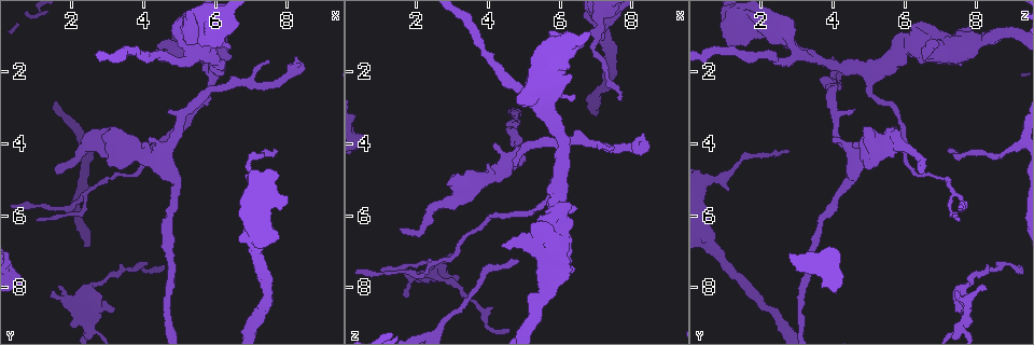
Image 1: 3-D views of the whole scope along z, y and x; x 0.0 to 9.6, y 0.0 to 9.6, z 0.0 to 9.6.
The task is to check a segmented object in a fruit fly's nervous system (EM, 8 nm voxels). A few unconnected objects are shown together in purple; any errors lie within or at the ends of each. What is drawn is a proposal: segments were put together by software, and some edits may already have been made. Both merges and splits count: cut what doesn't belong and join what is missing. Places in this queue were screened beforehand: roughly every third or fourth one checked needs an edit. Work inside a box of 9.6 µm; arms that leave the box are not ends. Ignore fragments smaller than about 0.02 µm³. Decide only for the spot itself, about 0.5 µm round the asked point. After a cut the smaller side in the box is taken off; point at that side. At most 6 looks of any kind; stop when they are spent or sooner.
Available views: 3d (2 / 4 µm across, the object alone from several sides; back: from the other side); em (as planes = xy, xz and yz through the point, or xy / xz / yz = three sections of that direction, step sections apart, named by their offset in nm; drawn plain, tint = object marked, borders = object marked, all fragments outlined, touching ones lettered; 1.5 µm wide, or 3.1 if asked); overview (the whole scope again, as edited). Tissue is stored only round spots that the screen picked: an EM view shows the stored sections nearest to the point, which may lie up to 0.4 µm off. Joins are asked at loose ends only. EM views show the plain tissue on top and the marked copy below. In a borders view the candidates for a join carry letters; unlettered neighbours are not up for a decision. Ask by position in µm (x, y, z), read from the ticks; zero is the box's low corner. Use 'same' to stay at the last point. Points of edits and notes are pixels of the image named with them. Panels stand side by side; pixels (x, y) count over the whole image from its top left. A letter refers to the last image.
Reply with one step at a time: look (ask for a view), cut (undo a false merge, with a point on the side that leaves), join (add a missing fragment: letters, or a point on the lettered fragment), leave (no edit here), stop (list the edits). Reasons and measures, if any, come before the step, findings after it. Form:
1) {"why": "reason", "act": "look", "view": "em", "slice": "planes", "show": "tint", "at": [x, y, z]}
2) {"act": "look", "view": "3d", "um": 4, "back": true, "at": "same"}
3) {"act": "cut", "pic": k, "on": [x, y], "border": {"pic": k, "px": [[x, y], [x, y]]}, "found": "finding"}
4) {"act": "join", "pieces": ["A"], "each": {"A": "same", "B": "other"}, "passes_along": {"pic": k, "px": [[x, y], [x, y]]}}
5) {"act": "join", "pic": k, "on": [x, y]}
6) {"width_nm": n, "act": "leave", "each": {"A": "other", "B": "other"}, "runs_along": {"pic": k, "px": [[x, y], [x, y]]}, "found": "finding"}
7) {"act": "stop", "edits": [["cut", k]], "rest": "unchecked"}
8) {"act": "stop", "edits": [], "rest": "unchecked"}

{"act": "look", "view": "em", "slice": "planes", "show": "borders", "at": [1.50, 4.85, 6.40]}

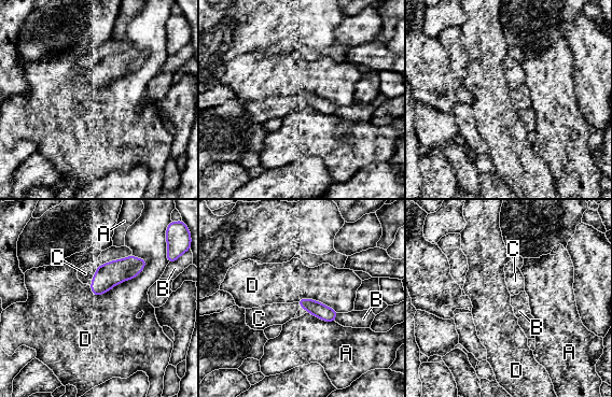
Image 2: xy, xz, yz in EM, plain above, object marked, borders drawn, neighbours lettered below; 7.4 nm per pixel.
{"act": "join", "pic": 2, "on": [85, 273], "each": {"A": "other", "B": "other", "C": "same", "D": "other"}, "found": "the cell continues"}

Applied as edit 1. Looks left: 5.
{"why": "an open end", "act": "look", "view": "3d", "um": 2, "at": [1.40, 8.25, 7.55]}

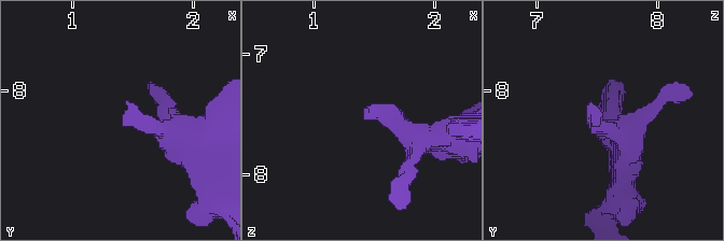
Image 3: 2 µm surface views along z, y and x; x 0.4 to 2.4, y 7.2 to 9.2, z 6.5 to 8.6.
{"act": "look", "view": "em", "slice": "planes", "show": "borders", "at": [1.44, 8.24, 7.50]}

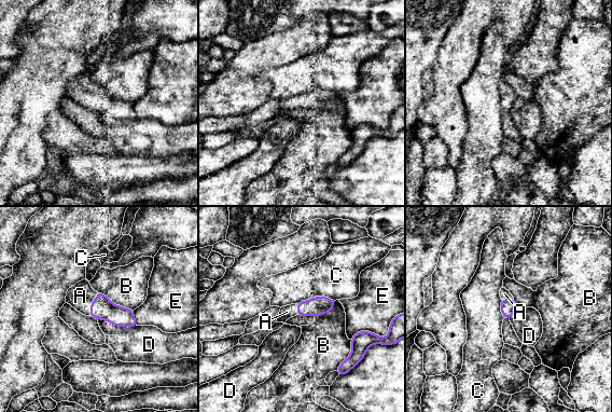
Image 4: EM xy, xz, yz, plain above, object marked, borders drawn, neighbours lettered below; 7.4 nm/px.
{"act": "join", "pic": 4, "on": [80, 296], "each": {"A": "same", "B": "other", "C": "other", "D": "other", "E": "other"}, "found": "it goes on there"}

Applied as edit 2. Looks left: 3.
{"act": "stop", "edits": [["join", 2], ["join", 4]], "rest": "unchecked"}

